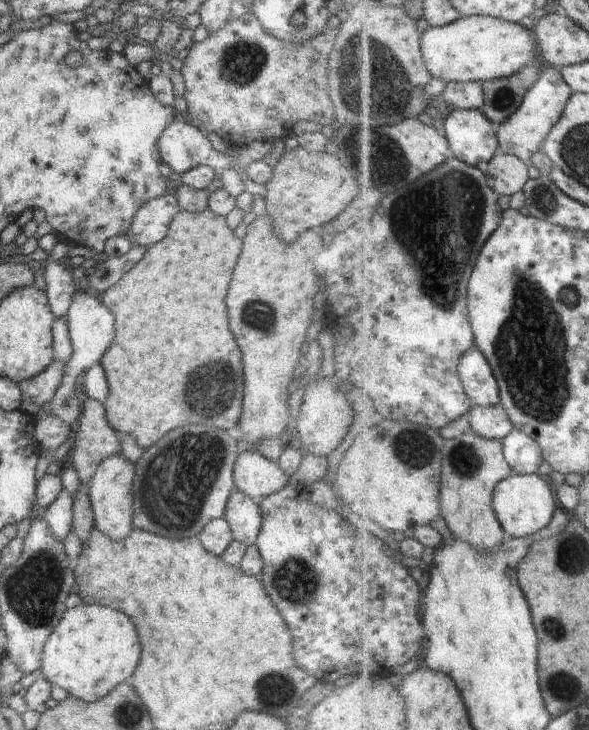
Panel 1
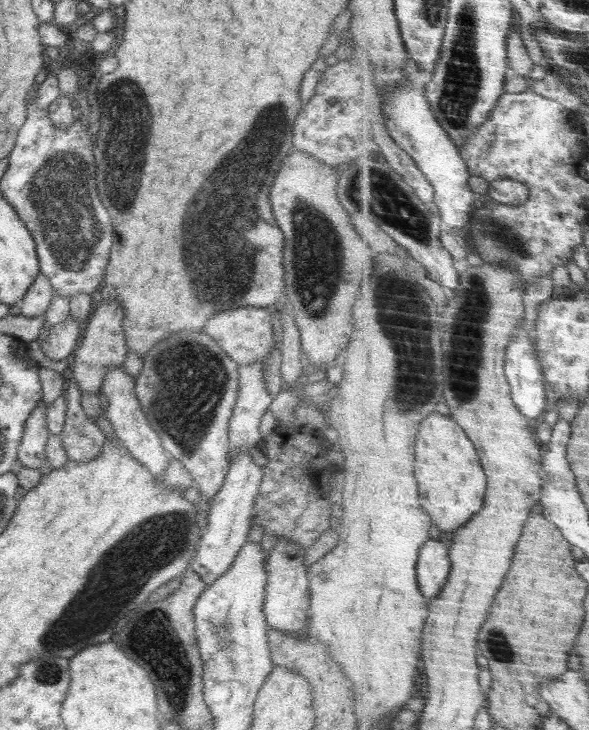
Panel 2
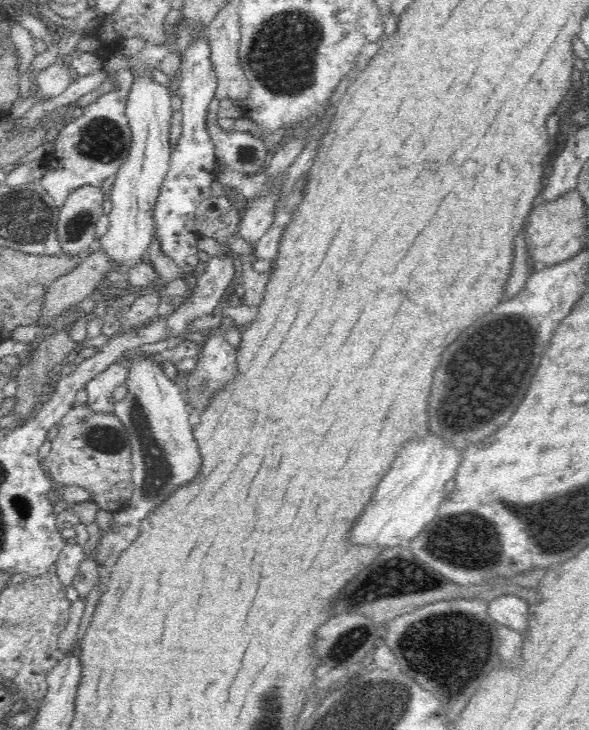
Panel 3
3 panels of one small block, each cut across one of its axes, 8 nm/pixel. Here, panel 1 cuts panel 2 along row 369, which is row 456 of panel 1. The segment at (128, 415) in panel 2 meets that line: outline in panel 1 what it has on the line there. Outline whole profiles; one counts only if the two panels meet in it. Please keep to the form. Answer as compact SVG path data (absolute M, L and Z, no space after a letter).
M121 453L112 454L102 460L90 480L90 502L95 526L114 542L126 540L126 536L130 536L134 527L132 520L134 476L136 476L135 464Z

